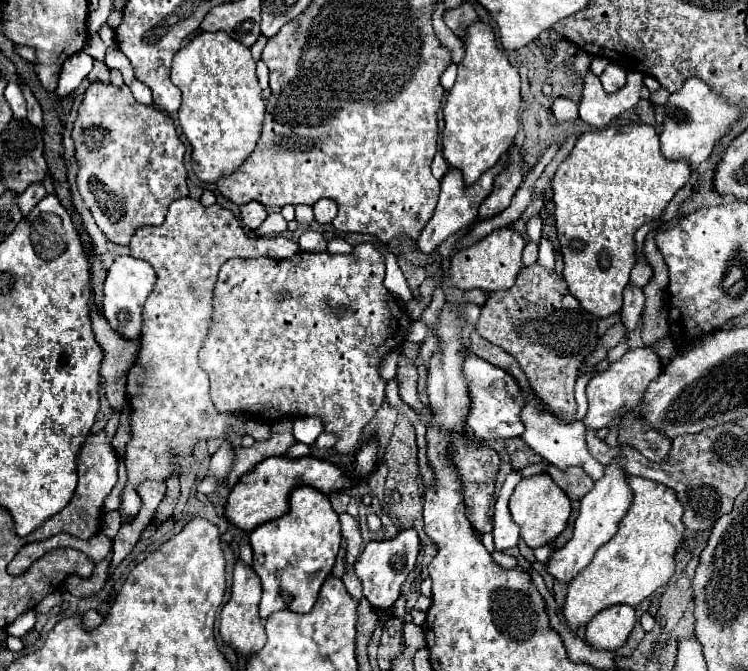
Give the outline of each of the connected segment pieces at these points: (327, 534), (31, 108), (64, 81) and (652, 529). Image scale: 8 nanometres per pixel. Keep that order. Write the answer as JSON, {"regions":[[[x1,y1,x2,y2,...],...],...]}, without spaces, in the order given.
{"regions":[[[298,487,290,495,290,511,280,519,266,521,250,533,254,553,252,569,262,583,262,599,258,605,260,617,268,619,280,609,294,613,310,613,322,583,332,573,340,551,340,521,328,497,312,487]],[[22,87,22,91,24,91,26,103,28,103,28,121,30,121,30,125,34,125,34,127,42,129,42,127,44,127,44,123,42,123,42,109,40,109,40,105,38,105,36,97,32,95,30,87]],[[78,51,76,55,72,55,64,63,62,73,60,73,60,81,58,81,58,89,56,89,58,99,68,97,86,79,86,75,92,71,92,67,94,67,94,59,86,51]],[[628,475,628,485,634,497,628,513,620,519,618,533,596,551,590,565,568,585,562,615,570,629,578,631,588,625,596,613,612,605,624,603,636,607,674,573,674,553,686,531,680,501,672,489,666,489,666,485,650,479]]]}

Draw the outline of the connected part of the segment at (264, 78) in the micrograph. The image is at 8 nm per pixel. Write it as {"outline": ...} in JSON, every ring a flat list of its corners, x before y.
{"outline":[[262,60,256,62,256,75,263,92,269,91,269,71]]}

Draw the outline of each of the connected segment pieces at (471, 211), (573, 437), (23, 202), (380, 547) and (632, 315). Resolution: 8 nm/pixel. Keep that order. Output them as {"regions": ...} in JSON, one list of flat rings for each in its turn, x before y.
{"regions":[[[504,157,496,167,492,167,490,171,486,171,472,187,464,187,464,183,462,183,462,173,456,171,456,169,450,169,450,171,444,175,436,211,434,211,432,219,426,223,426,227,422,229,422,233,420,233,418,241,416,241,416,243,418,243,418,251,430,255,446,237,450,237,450,235,454,235,456,231,460,231,460,229,468,227,470,223,474,223,480,203,482,203,482,201,490,195,490,191,492,191,492,181,494,181,494,177,504,169,504,161,506,161,506,157]],[[522,391,524,397,526,397,526,405,524,405,524,411,522,411,522,423,526,427,522,439,538,453,542,455,548,463,556,465,558,469,564,469,564,467,570,467,570,465,578,465,584,469,584,473,588,477,592,477,594,481,598,481,602,475,604,475,604,465,598,463,588,447,586,447,586,427,582,421,562,421,558,417,554,417,552,413,542,413,538,409,538,405,534,403,532,397,526,395,526,391]],[[32,183,28,186,28,189,24,191,24,193,20,193,18,195,18,199,16,199,16,203,18,203,18,207,20,207,20,211,22,211,22,215,26,217,28,215,28,211,32,211,44,197,46,197,47,192,42,183]],[[404,529,394,539,370,541,364,547,362,555,354,563,354,573,362,581,364,597,372,603,374,609,390,609,394,605,394,601,400,595,400,585,416,565,418,549,420,549,420,539,416,529]],[[628,285,624,289,624,305,622,305,622,311,620,311,620,319,622,319,628,333,638,327,640,317,642,317,642,309,644,309,642,289]]]}

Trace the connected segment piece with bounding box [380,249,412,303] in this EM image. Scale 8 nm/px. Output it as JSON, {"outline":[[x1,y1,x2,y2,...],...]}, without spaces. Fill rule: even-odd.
{"outline":[[380,249,380,251,382,251,382,257,384,257,384,261,386,261,386,279,384,279,386,289,388,289,392,295,396,295,396,299,400,299,402,303,408,303,408,301,412,299,412,291,410,291,410,287,408,287,408,281,406,281,406,277,404,277,404,273,402,273,400,267,398,267,396,257,394,257,392,253,388,253,386,249]]}

